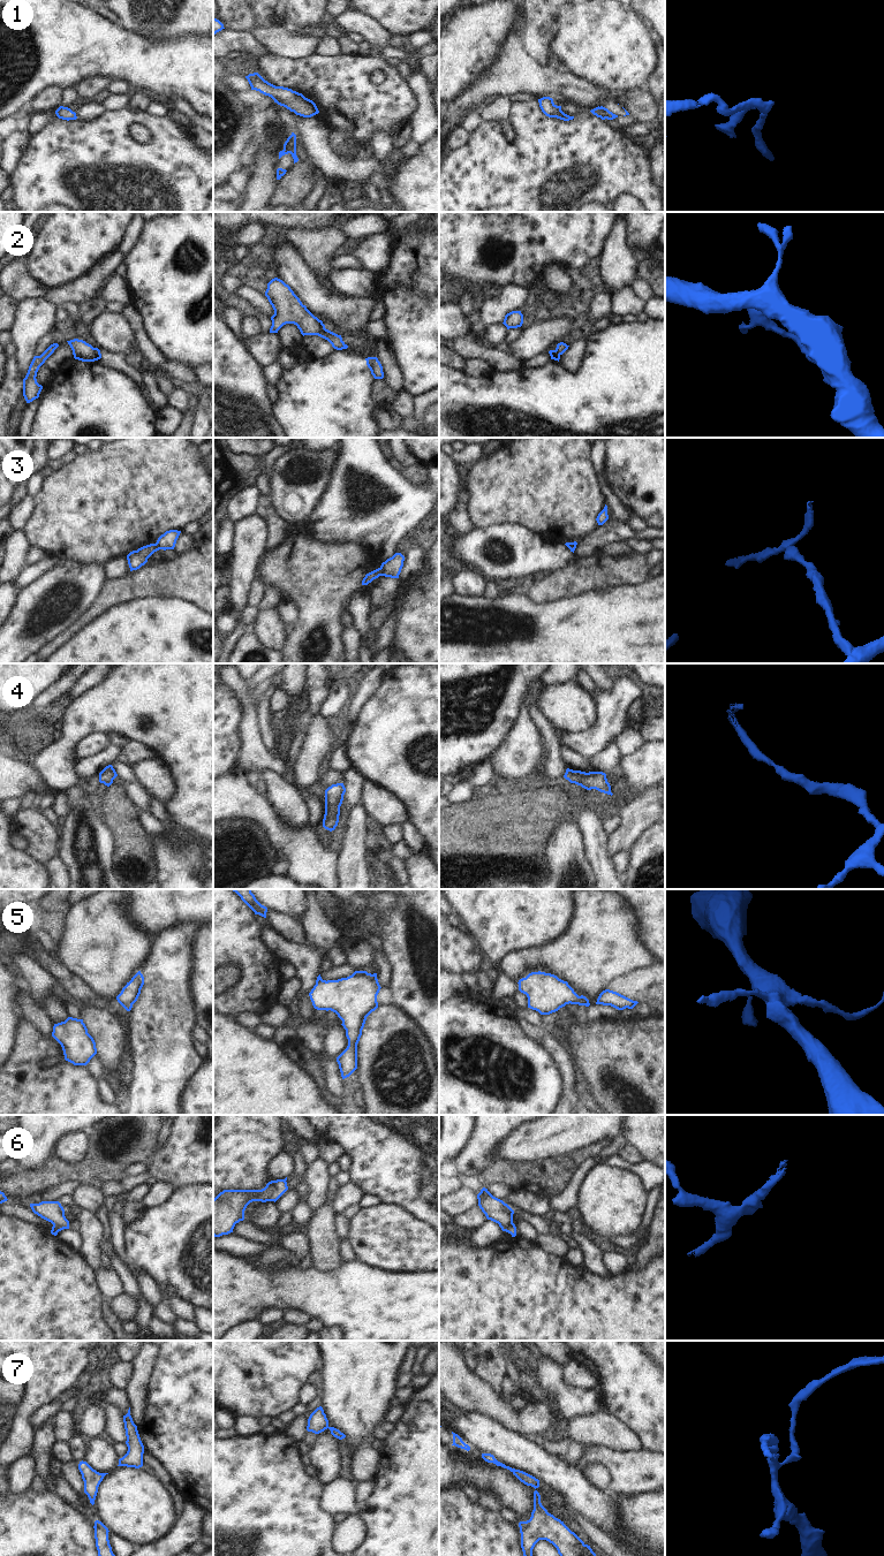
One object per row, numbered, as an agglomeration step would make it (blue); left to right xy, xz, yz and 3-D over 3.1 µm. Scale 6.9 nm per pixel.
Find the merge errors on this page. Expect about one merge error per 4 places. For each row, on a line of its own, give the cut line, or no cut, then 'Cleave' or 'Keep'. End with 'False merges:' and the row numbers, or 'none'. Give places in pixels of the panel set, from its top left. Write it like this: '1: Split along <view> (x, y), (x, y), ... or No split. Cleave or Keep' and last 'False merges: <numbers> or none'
1: Split along yz (601, 106), (617, 116). Cleave
2: No split. Keep
3: Split along xz (379, 568), (382, 575). Cleave
4: No split. Keep
5: No split. Keep
6: Split along yz (513, 1223), (504, 1230). Cleave
7: No split. Keep
False merges: 1, 3, 6

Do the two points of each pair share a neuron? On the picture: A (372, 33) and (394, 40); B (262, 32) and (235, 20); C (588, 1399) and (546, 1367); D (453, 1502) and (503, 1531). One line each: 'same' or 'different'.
A: different
B: different
C: same
D: same

